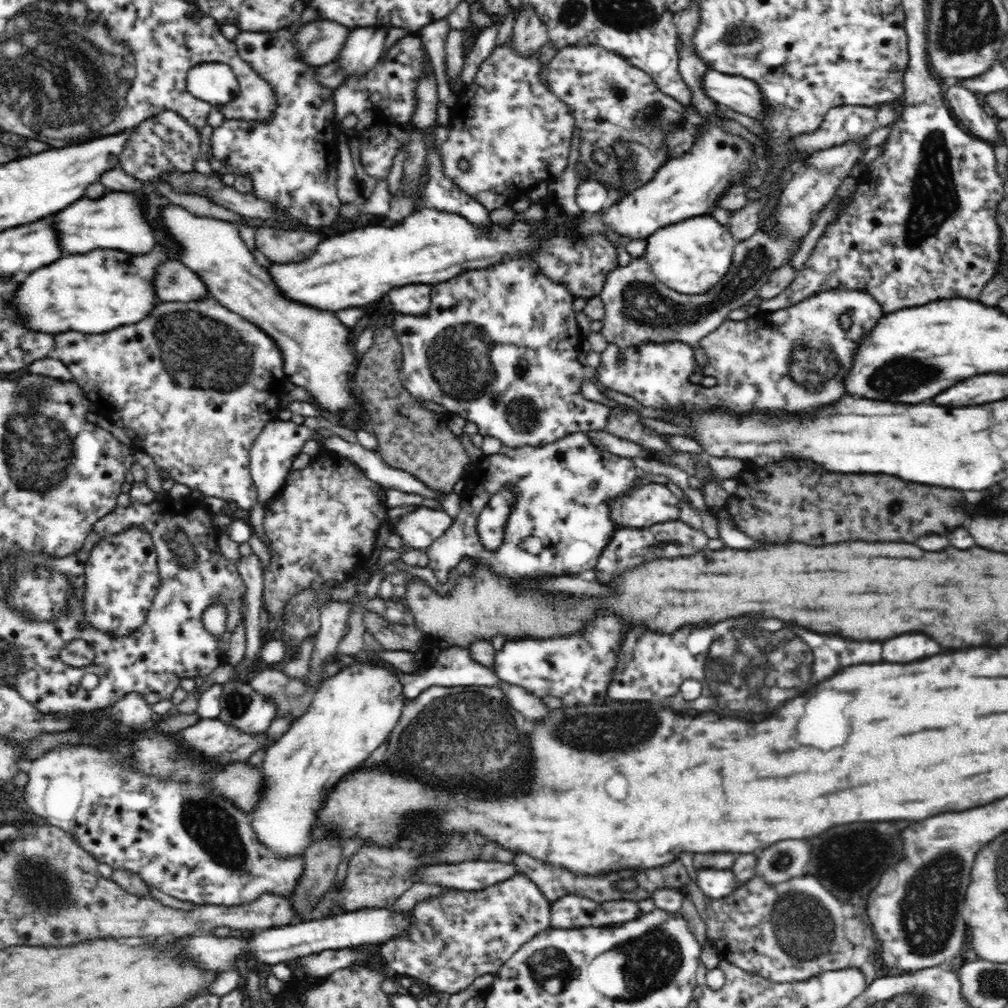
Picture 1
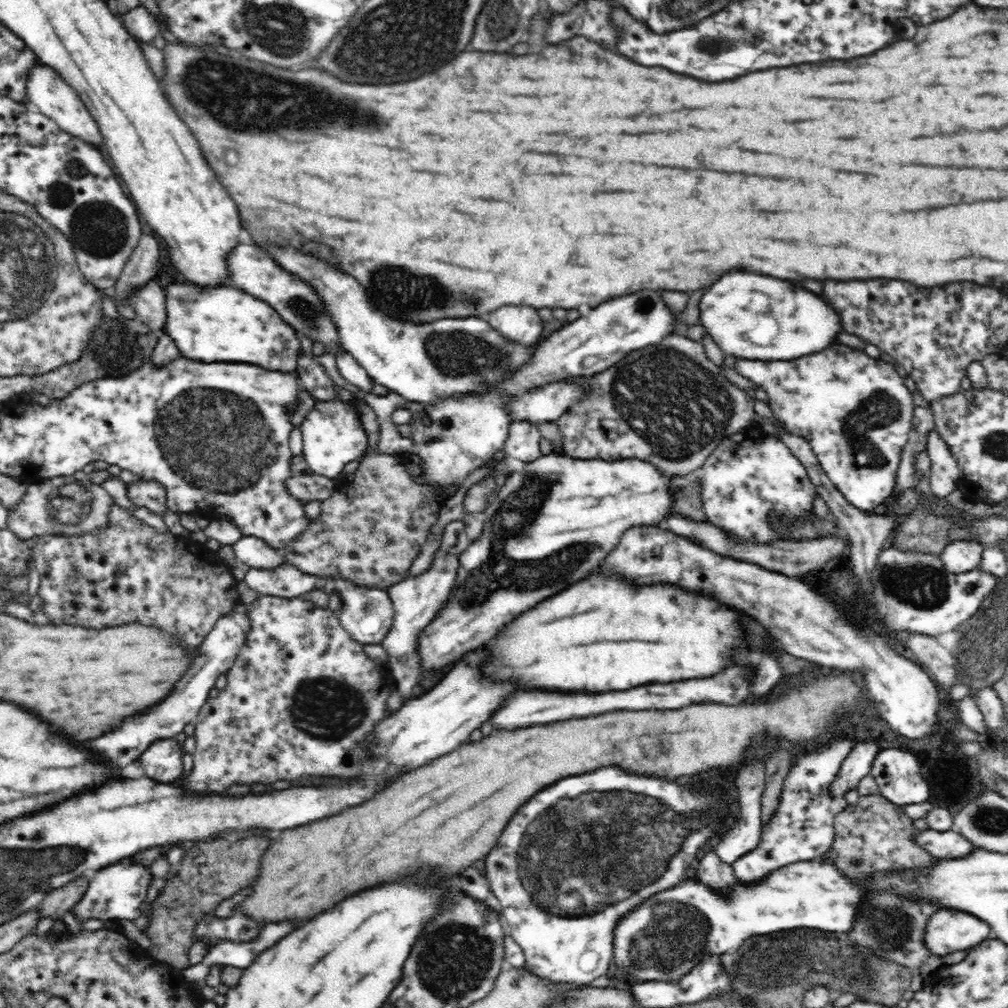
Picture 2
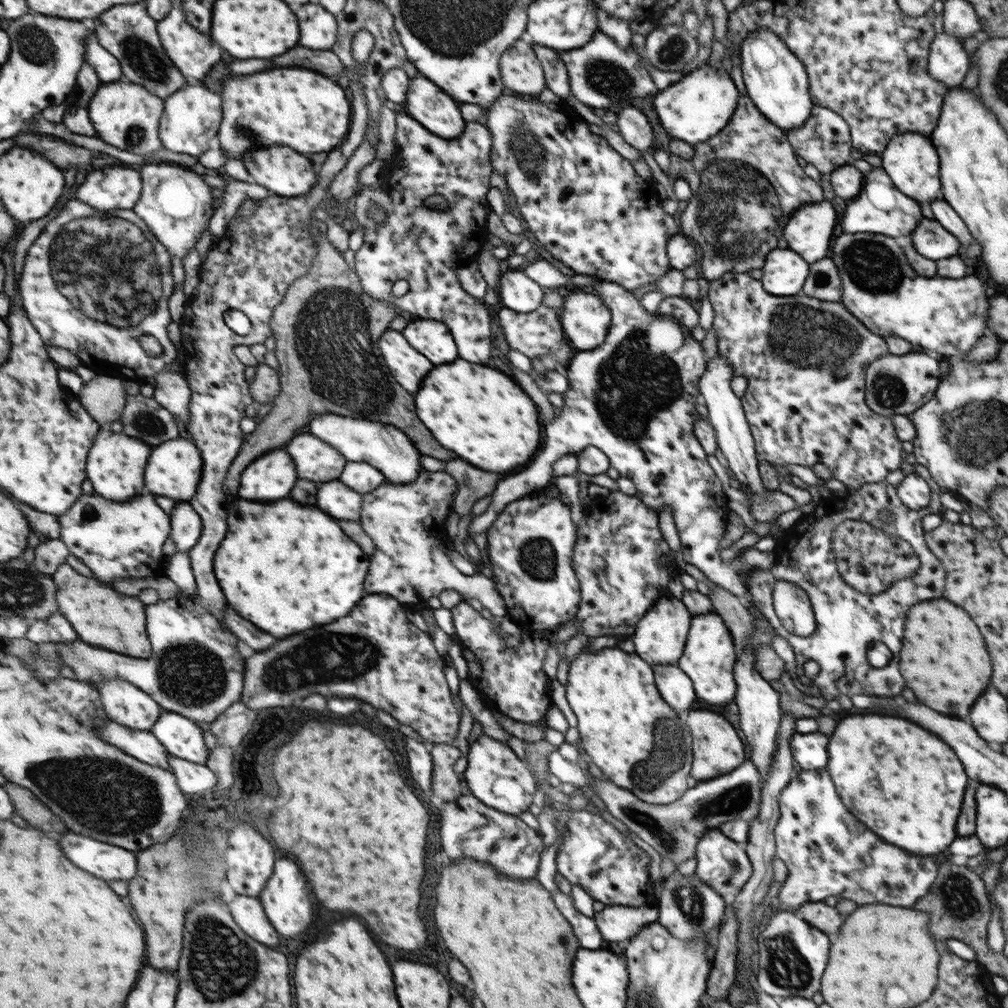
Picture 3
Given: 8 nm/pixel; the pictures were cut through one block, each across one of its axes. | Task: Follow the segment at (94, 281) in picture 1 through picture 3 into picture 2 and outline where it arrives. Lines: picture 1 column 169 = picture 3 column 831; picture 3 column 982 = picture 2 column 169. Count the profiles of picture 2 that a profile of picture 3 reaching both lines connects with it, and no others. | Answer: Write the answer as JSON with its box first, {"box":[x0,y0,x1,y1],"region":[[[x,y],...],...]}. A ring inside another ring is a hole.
{"box":[164,282,302,372],"region":[[[172,282],[166,288],[166,326],[164,334],[176,344],[182,358],[200,362],[246,362],[262,368],[278,368],[278,372],[298,372],[298,358],[302,356],[302,342],[296,330],[278,316],[266,302],[250,296],[248,292],[236,290],[234,286],[202,288],[194,284]]]}

